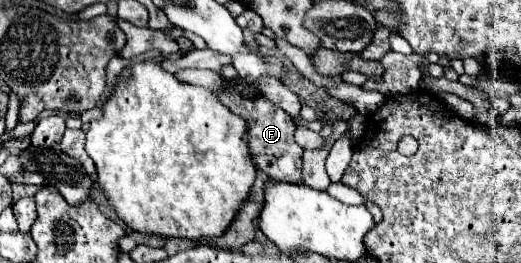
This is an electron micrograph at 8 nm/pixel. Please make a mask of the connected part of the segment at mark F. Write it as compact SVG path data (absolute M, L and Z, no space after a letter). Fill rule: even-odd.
M231 87L217 93L217 97L231 113L237 113L239 117L245 119L245 123L247 123L247 145L249 145L249 153L253 157L253 163L275 181L303 183L301 181L303 149L295 143L295 137L293 137L295 121L279 105L275 105L273 101L269 101L263 95L243 97L239 91L229 91L229 89Z

